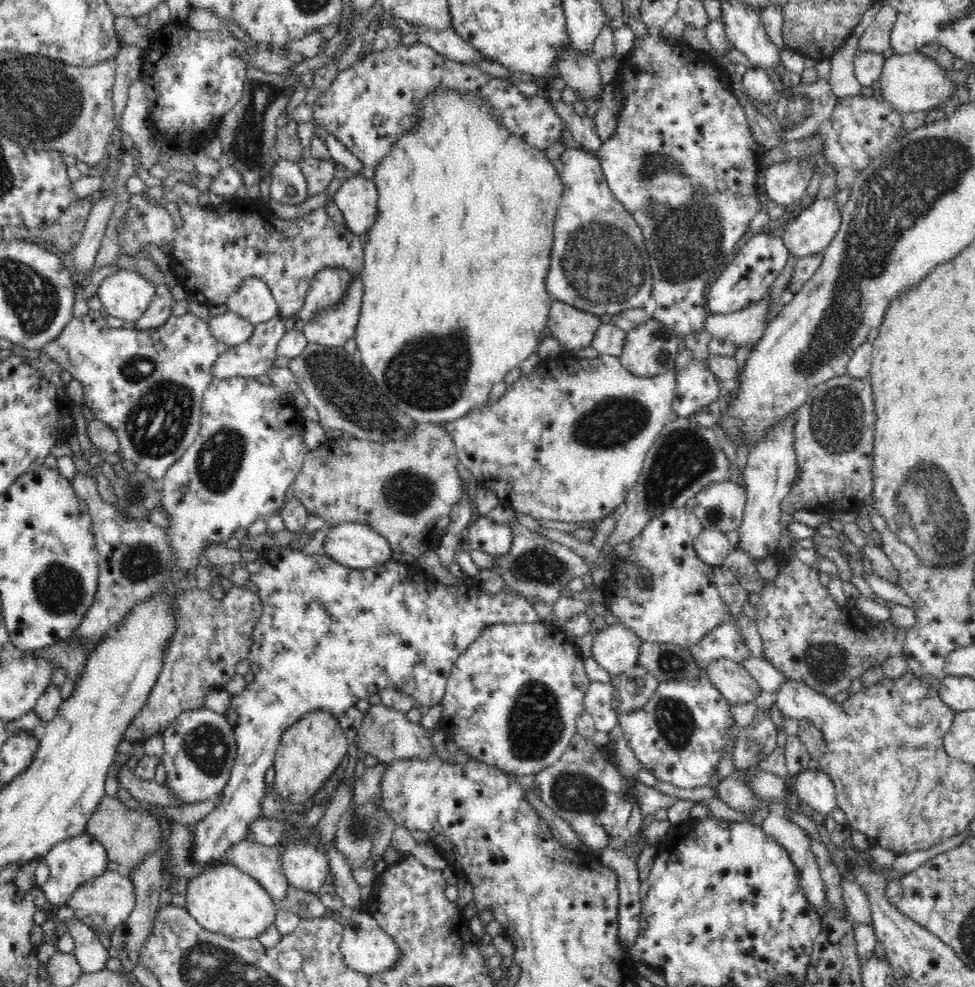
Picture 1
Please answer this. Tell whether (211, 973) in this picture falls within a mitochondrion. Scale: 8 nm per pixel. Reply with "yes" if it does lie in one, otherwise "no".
yes

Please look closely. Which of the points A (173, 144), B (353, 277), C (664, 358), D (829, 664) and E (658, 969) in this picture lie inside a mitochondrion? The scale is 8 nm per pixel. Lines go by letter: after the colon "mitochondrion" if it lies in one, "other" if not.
A: other
B: other
C: other
D: mitochondrion
E: other

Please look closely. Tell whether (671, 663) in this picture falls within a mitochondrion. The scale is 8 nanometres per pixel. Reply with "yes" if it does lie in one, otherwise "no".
yes

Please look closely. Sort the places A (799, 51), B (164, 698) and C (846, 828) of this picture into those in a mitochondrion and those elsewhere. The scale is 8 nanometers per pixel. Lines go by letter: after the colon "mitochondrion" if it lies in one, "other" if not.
A: other
B: other
C: other

